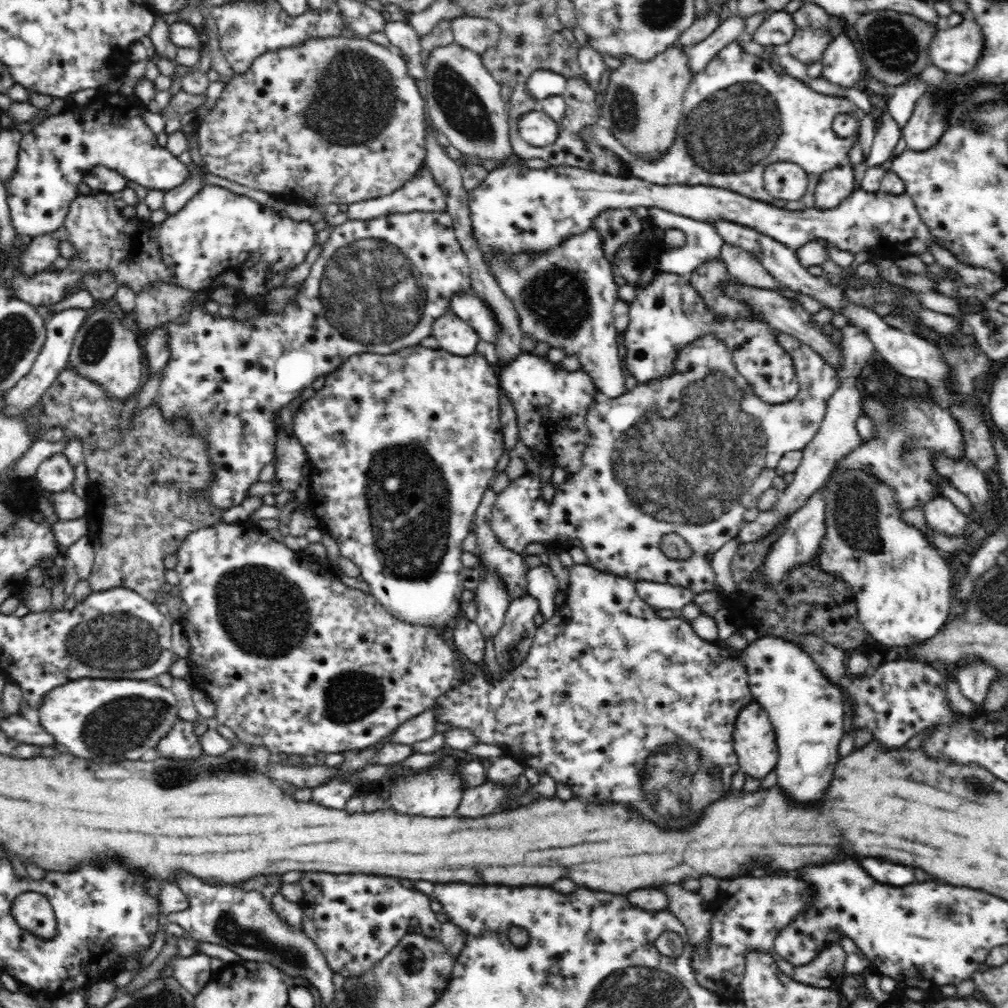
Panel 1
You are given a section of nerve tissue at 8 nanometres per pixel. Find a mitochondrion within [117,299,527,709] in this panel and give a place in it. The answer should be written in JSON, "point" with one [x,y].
{"point":[412,536]}

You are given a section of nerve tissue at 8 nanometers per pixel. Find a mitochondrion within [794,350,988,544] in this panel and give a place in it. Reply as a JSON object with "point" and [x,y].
{"point":[907,456]}

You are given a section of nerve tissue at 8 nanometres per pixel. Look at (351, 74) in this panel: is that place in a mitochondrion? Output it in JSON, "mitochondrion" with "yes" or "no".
{"mitochondrion":"yes"}

